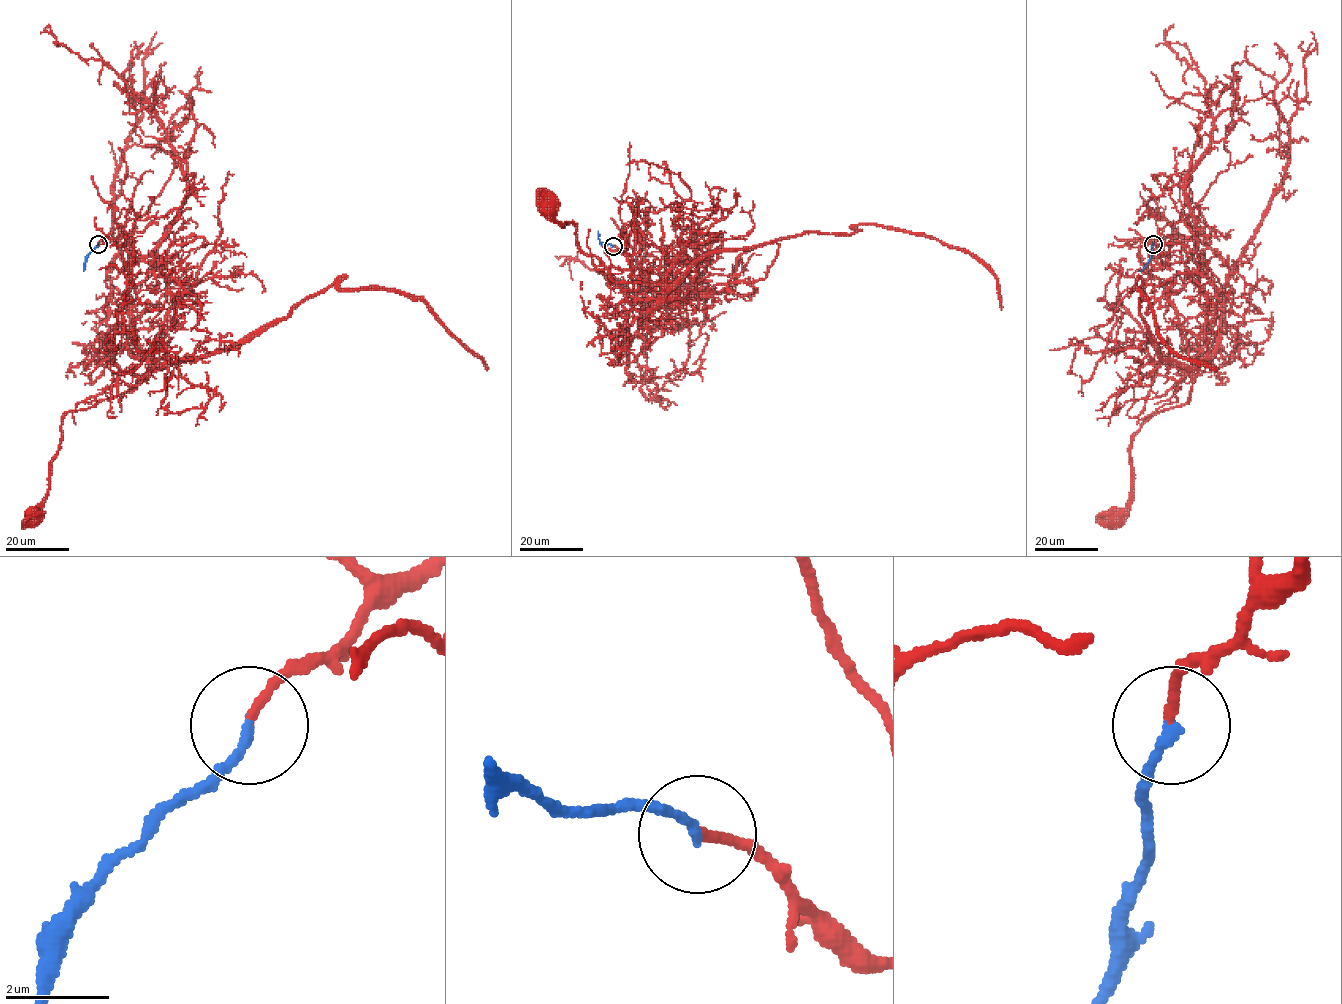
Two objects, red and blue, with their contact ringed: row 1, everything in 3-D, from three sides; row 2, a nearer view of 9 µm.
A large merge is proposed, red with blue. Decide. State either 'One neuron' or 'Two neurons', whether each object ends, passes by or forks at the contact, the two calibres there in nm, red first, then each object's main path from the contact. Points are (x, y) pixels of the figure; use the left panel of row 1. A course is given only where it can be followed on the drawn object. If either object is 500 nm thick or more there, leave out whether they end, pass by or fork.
One neuron. At the ring red ends. At the ring blue ends. Thickness 160 nm (red) against 200 nm. Course of red: (98, 243), (122, 225), (130, 248), (130, 327), (150, 368), (126, 391), (64, 416), (47, 497), (34, 516). Course of blue: (98, 243), (89, 253), (83, 271)

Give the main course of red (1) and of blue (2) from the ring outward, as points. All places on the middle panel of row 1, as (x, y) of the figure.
1: (612, 245), (636, 261), (644, 321), (662, 285), (615, 282), (581, 249), (576, 226), (557, 223), (548, 207)
2: (612, 245), (601, 241), (597, 231)

